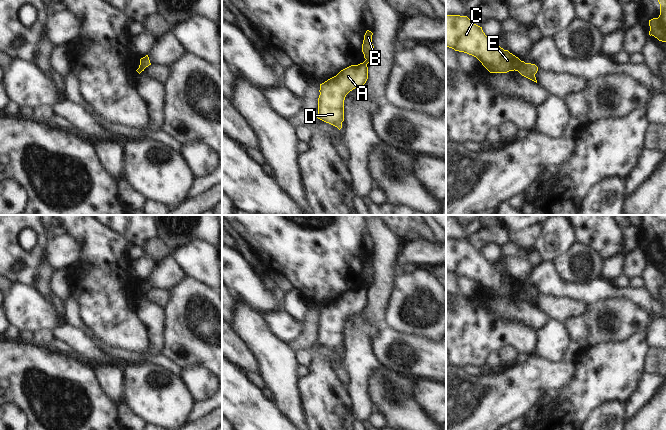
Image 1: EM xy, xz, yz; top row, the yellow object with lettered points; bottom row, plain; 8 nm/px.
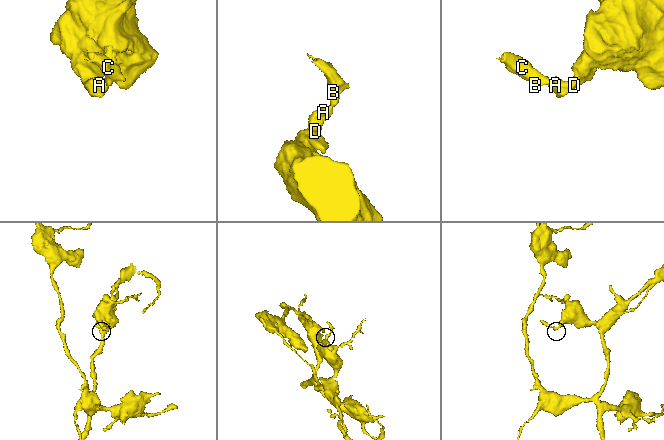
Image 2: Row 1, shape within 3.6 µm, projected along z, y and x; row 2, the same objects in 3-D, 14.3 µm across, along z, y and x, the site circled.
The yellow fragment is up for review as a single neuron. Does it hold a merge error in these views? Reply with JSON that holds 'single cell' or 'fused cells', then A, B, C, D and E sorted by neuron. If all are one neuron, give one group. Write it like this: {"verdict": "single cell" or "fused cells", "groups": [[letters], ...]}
{"verdict": "fused cells", "groups": [["A", "D"], ["B", "C", "E"]]}

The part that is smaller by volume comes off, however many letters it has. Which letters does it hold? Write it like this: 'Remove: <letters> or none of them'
Remove: B, C, E

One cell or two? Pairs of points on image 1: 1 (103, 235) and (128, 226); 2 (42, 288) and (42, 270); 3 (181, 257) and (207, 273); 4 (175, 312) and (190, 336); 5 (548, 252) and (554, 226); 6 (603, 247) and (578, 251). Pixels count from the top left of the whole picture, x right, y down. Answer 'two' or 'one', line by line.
1: two
2: one
3: one
4: one
5: one
6: two

